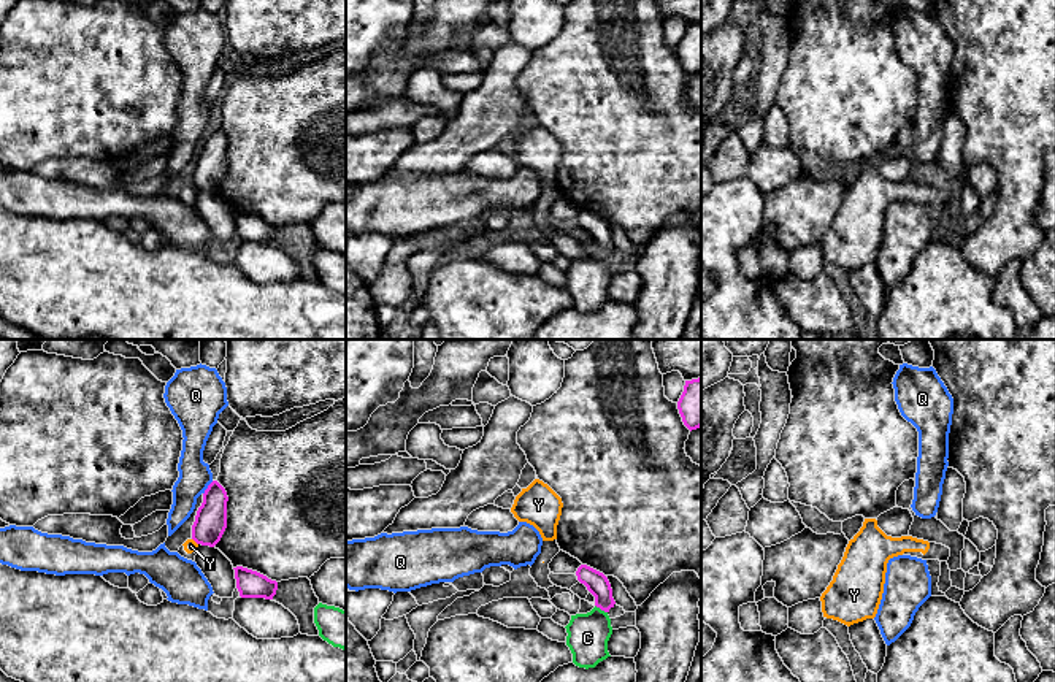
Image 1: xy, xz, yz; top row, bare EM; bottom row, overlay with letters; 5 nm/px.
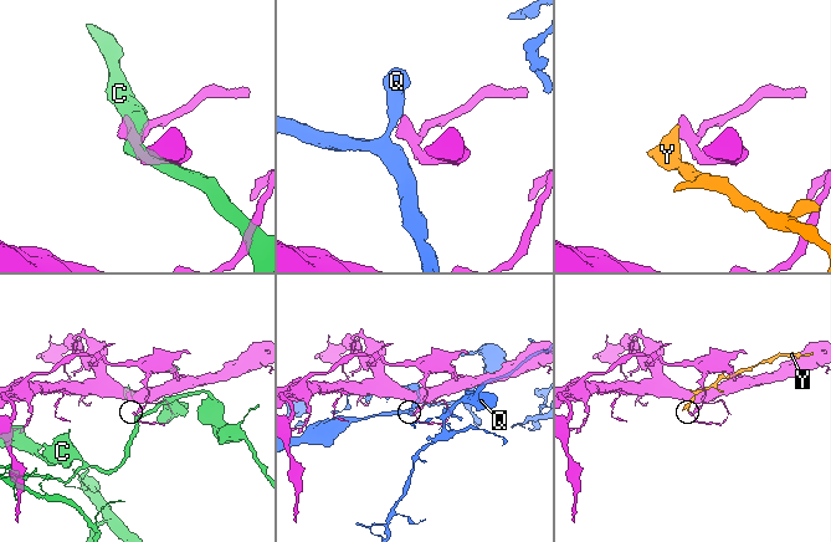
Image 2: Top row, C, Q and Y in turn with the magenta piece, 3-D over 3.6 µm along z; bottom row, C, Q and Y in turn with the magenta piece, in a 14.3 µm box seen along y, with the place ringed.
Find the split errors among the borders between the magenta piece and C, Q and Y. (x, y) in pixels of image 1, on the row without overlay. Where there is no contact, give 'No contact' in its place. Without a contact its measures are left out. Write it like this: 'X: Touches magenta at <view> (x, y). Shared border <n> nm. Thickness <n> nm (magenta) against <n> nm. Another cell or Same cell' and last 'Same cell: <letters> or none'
C: Touches magenta at xz (602, 254). Shared border 80 nm. Thickness 110 nm (magenta) against 220 nm. Another cell
Q: Touches magenta at xy (208, 132). Shared border 90 nm. Thickness 160 nm (magenta) against 160 nm. Another cell
Y: Touches magenta at xy (194, 184). Shared border 50 nm. Thickness 160 nm (magenta) against 70 nm. Another cell
Same cell: none

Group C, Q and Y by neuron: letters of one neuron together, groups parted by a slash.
C / Q / Y

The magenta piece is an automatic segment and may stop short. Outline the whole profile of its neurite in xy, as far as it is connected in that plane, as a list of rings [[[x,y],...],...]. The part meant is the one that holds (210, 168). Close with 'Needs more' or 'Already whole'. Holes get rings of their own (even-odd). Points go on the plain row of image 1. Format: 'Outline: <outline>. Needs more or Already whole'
Outline: [[[213,125],[203,138],[203,148],[192,170],[192,184],[197,189],[214,192],[227,173],[227,136]]]. Already whole

